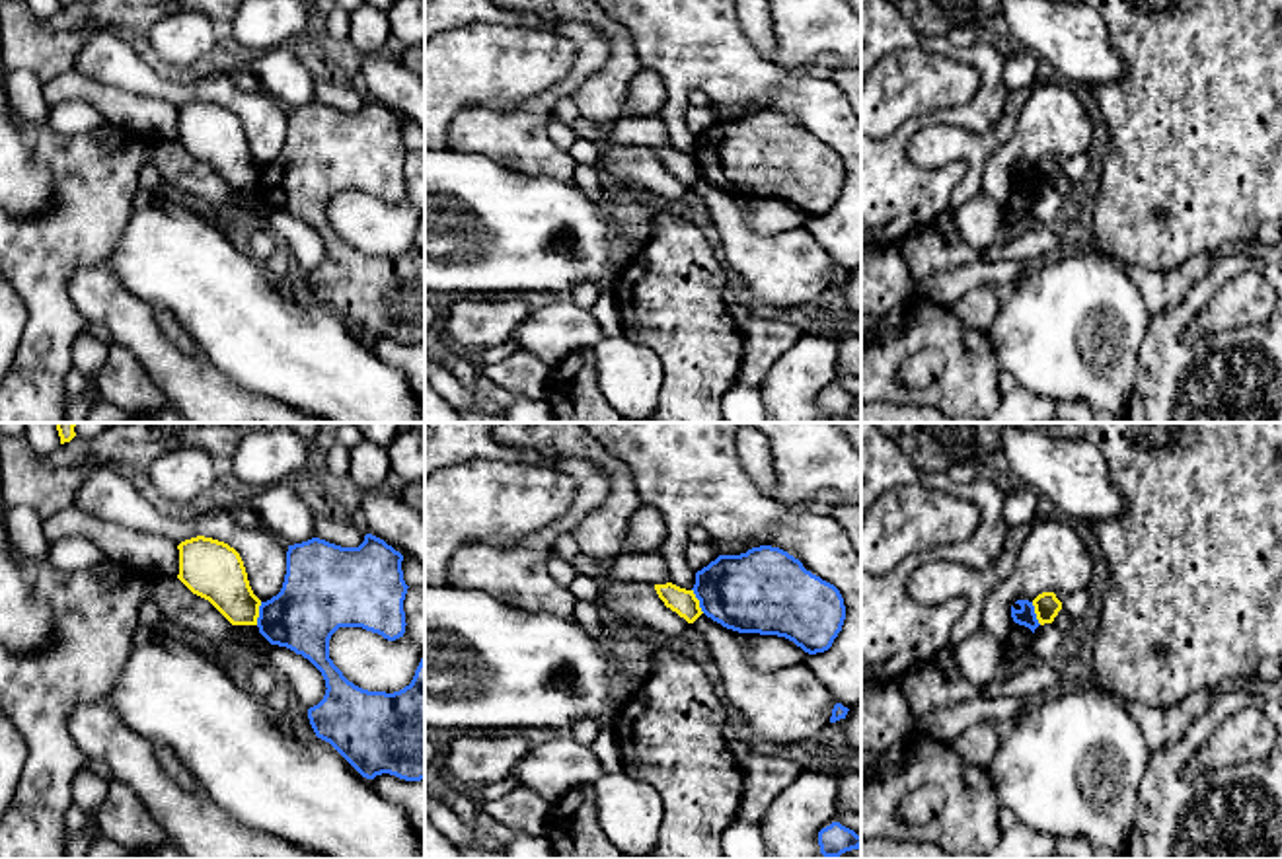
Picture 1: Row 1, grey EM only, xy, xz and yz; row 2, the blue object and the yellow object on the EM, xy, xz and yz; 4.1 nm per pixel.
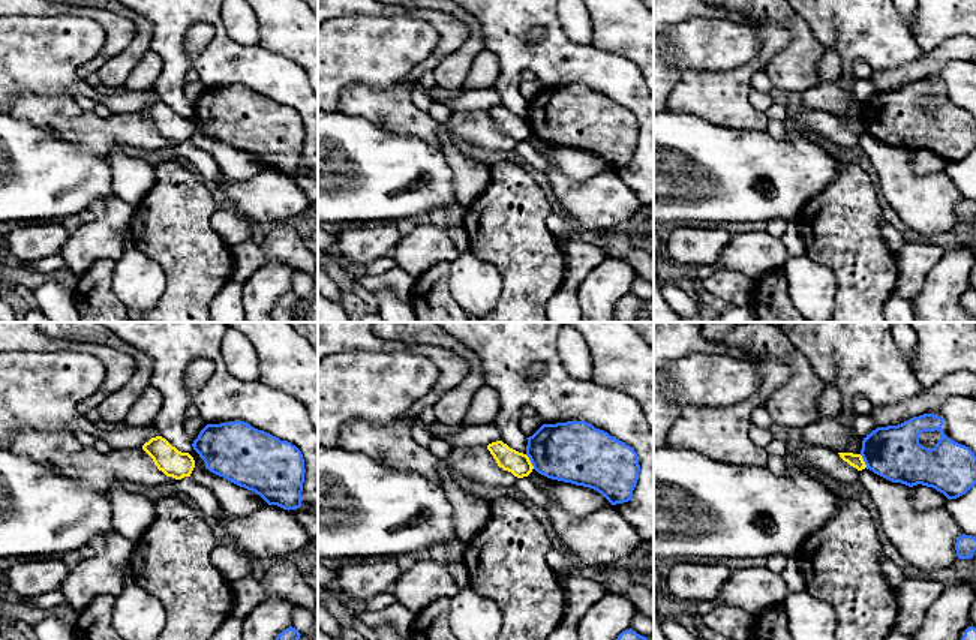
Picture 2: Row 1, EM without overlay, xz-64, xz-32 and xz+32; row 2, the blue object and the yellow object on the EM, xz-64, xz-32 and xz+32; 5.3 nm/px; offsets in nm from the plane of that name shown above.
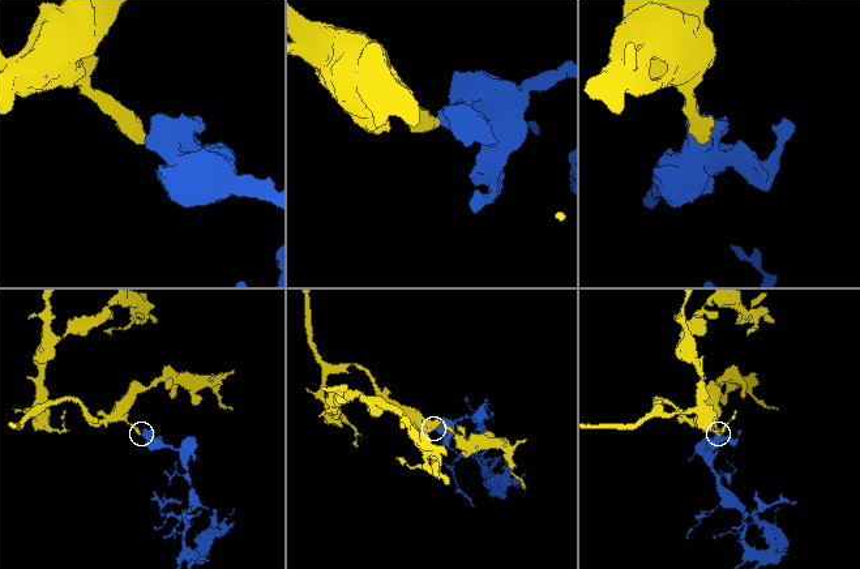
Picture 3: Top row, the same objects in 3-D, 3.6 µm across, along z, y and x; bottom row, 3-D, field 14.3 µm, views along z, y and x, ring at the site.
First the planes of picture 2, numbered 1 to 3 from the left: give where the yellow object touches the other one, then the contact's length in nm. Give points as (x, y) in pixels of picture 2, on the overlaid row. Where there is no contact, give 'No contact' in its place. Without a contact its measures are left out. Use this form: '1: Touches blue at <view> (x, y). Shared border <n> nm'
1: No contact
2: Touches blue at xz-32 (531, 462). Shared border 90 nm
3: Touches blue at xz+32 (864, 460). Shared border 80 nm

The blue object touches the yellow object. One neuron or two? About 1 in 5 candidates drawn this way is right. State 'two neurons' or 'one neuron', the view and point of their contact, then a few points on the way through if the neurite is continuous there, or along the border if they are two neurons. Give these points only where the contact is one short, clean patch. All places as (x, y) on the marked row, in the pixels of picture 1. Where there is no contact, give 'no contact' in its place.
two neurons; contact xz (698, 598); border xz (692, 589), (704, 612)

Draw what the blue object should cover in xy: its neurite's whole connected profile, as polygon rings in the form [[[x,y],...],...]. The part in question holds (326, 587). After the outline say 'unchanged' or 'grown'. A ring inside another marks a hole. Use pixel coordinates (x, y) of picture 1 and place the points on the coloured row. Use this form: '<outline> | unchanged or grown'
[[[366,534],[358,547],[320,538],[288,545],[286,575],[277,596],[259,606],[259,633],[308,658],[325,680],[323,699],[308,709],[318,738],[329,742],[362,777],[390,773],[405,781],[425,779],[425,654],[409,686],[399,691],[368,691],[349,682],[329,658],[329,639],[339,627],[362,627],[396,641],[405,633],[407,584],[403,555]]] | unchanged

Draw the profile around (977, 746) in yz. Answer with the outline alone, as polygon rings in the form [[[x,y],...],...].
[[[982,721],[966,728],[949,746],[955,750],[964,767],[988,771],[994,756],[999,750],[999,736],[994,723]]]

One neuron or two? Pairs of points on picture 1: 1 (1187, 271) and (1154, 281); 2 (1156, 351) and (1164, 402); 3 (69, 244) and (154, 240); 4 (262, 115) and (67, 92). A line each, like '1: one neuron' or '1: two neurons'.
1: one neuron
2: one neuron
3: two neurons
4: two neurons

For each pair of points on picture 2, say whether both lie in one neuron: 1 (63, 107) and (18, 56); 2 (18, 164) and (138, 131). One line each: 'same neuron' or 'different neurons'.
1: different neurons
2: different neurons

